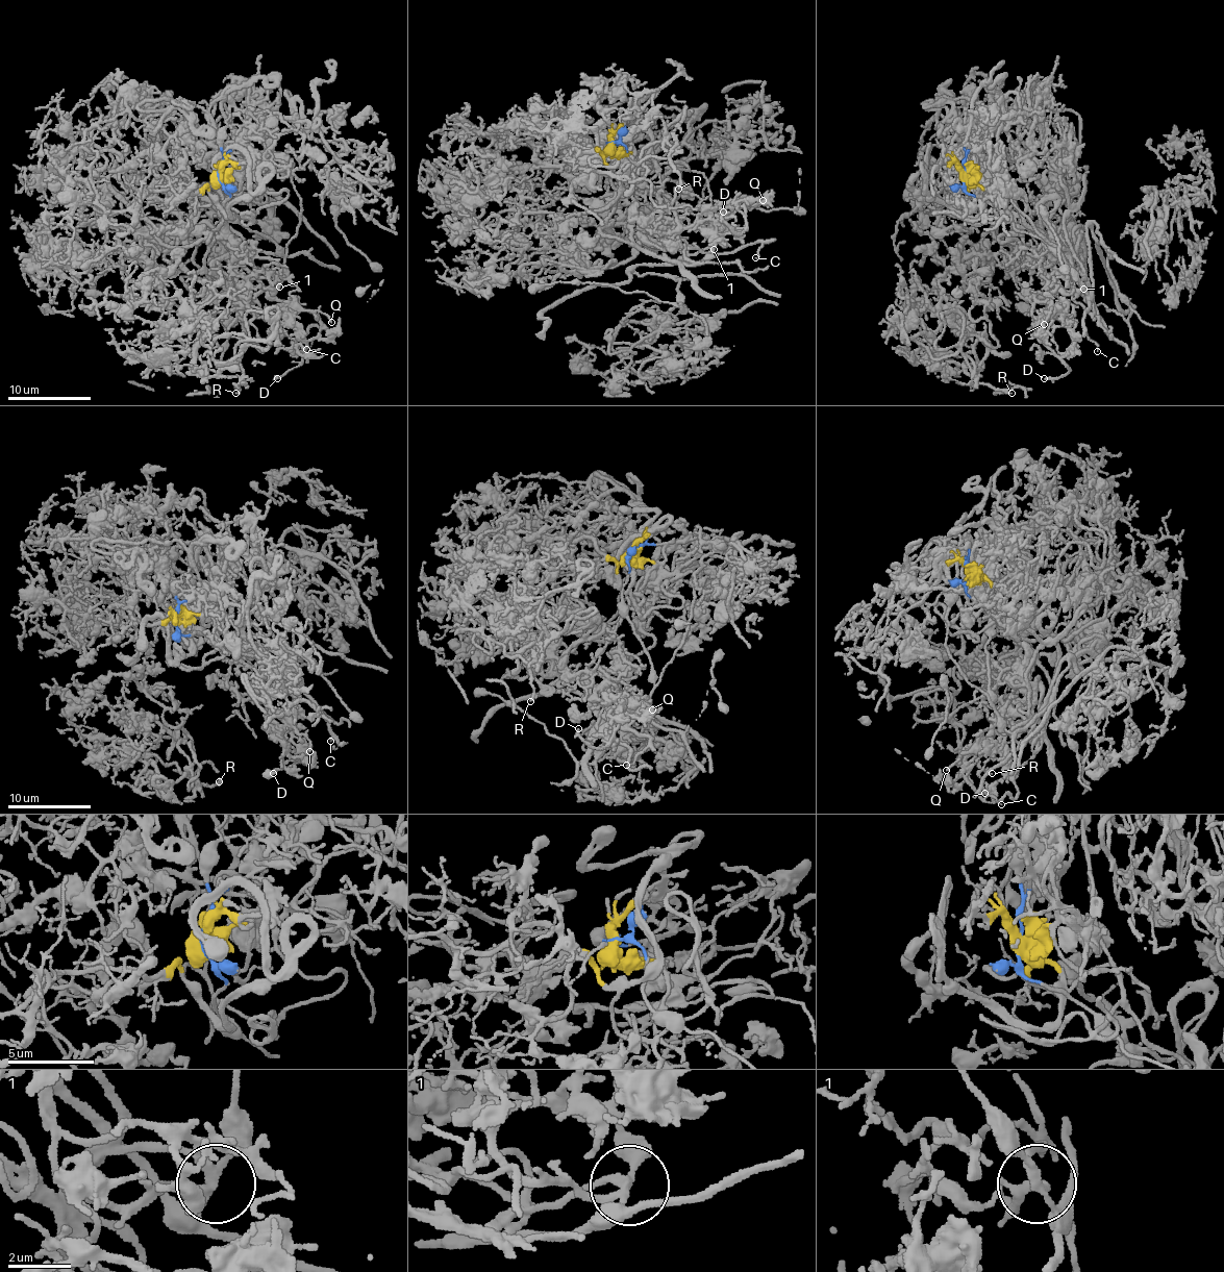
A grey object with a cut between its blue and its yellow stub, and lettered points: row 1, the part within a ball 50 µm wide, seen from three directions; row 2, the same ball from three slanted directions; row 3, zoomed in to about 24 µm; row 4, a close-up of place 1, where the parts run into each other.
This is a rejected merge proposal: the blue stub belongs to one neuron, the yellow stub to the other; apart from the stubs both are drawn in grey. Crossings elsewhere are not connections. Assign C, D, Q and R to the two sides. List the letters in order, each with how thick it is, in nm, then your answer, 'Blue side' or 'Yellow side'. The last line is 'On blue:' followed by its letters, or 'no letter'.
C: Thickness 70 nm. Blue side
D: Thickness 180 nm. Yellow side
Q: Thickness 140 nm. Yellow side
R: Thickness 120 nm. Yellow side
On blue: C

